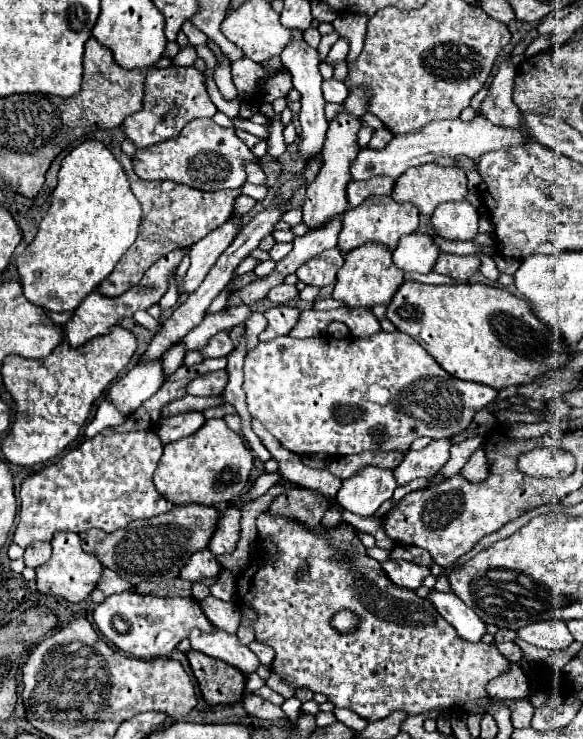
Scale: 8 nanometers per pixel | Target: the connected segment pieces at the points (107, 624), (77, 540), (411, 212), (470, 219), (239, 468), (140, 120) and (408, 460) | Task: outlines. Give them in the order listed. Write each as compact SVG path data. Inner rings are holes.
M112 594L94 608L94 624L106 642L136 658L164 658L188 638L192 628L202 632L218 630L202 612L198 600L188 598L160 598L142 594Z
M56 532L52 538L52 558L36 568L36 584L38 590L44 594L54 594L54 596L62 596L70 602L82 602L88 598L88 594L96 588L98 580L102 578L102 562L84 552L82 548L82 538L78 534L70 534L70 532Z
M368 198L364 204L358 208L350 208L342 216L342 230L338 234L338 250L342 254L352 252L354 248L366 244L366 242L380 242L388 250L394 250L398 240L406 234L412 234L418 230L418 210L412 204L396 204L392 198ZM372 202L382 202L382 204L372 204Z
M466 200L444 202L432 214L436 234L448 240L474 240L478 234L478 212Z
M206 420L192 436L180 438L164 446L164 454L154 472L154 486L172 504L196 502L204 506L218 506L240 496L248 486L254 458L244 440L226 426L224 420Z
M172 66L166 70L148 68L144 80L144 108L124 120L124 134L136 148L146 148L178 136L190 120L212 118L216 112L204 86L204 74L194 66Z
M452 438L432 440L422 450L410 450L406 454L406 458L394 468L396 482L402 486L402 484L408 484L414 478L436 474L448 460L450 444L452 444Z

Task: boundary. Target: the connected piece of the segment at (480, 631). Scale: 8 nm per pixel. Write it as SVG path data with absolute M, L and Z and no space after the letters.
M432 590L430 602L436 606L440 616L452 624L458 632L458 636L466 642L482 642L482 636L486 634L486 624L480 620L480 616L468 608L458 596L444 594L438 590Z

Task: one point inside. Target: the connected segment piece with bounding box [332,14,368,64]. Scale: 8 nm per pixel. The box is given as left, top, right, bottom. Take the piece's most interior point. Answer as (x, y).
(352, 28)

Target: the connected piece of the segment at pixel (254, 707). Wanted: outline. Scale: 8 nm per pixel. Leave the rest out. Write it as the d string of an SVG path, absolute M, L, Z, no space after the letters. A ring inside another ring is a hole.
M246 694L244 700L242 700L242 704L244 704L244 710L246 710L250 716L256 716L256 718L260 718L260 720L278 720L278 718L284 716L284 712L282 712L280 706L274 706L274 704L270 704L270 702L262 700L262 698L256 696L256 694Z

